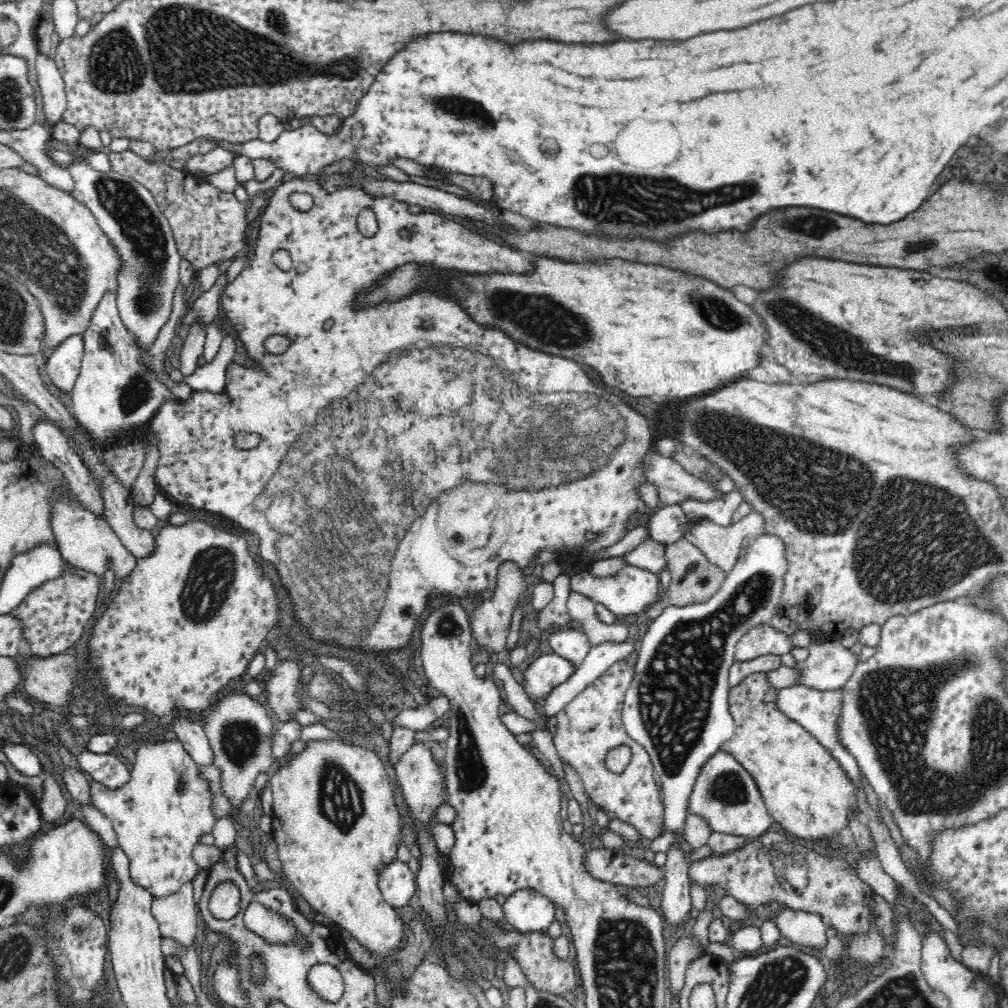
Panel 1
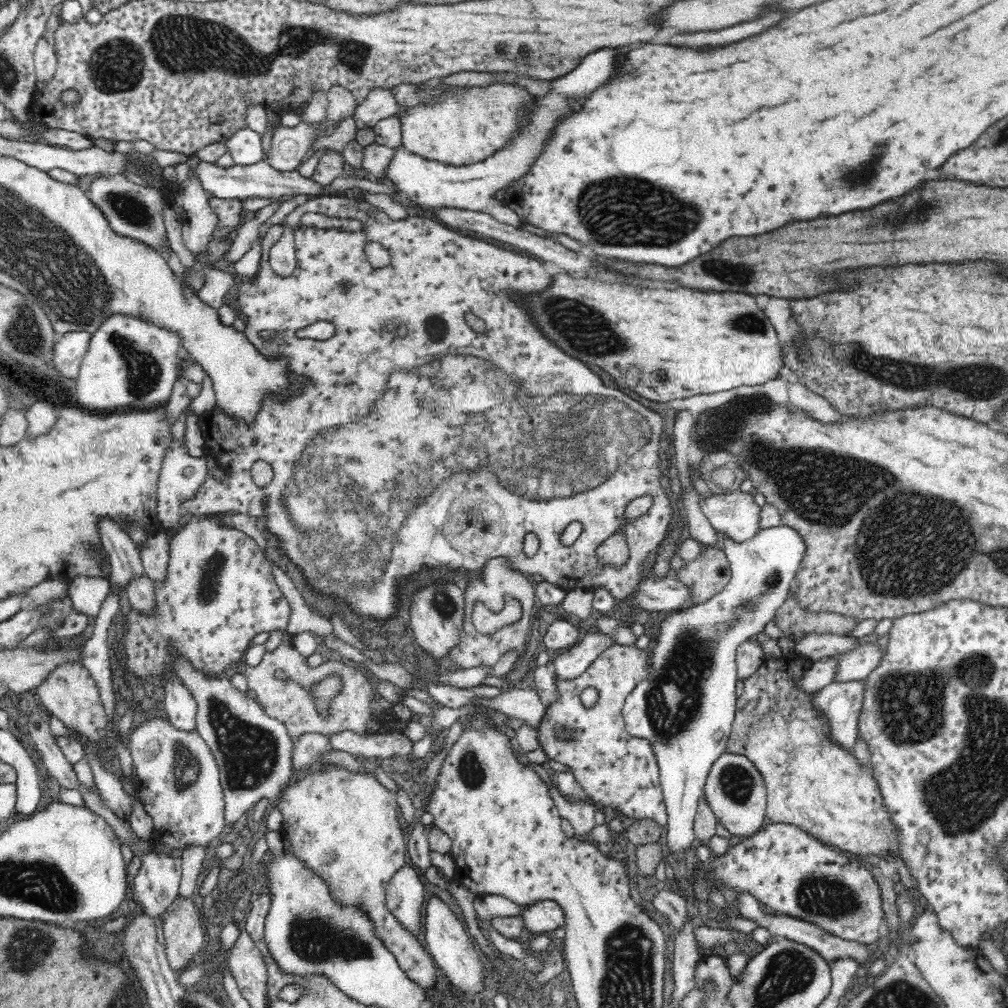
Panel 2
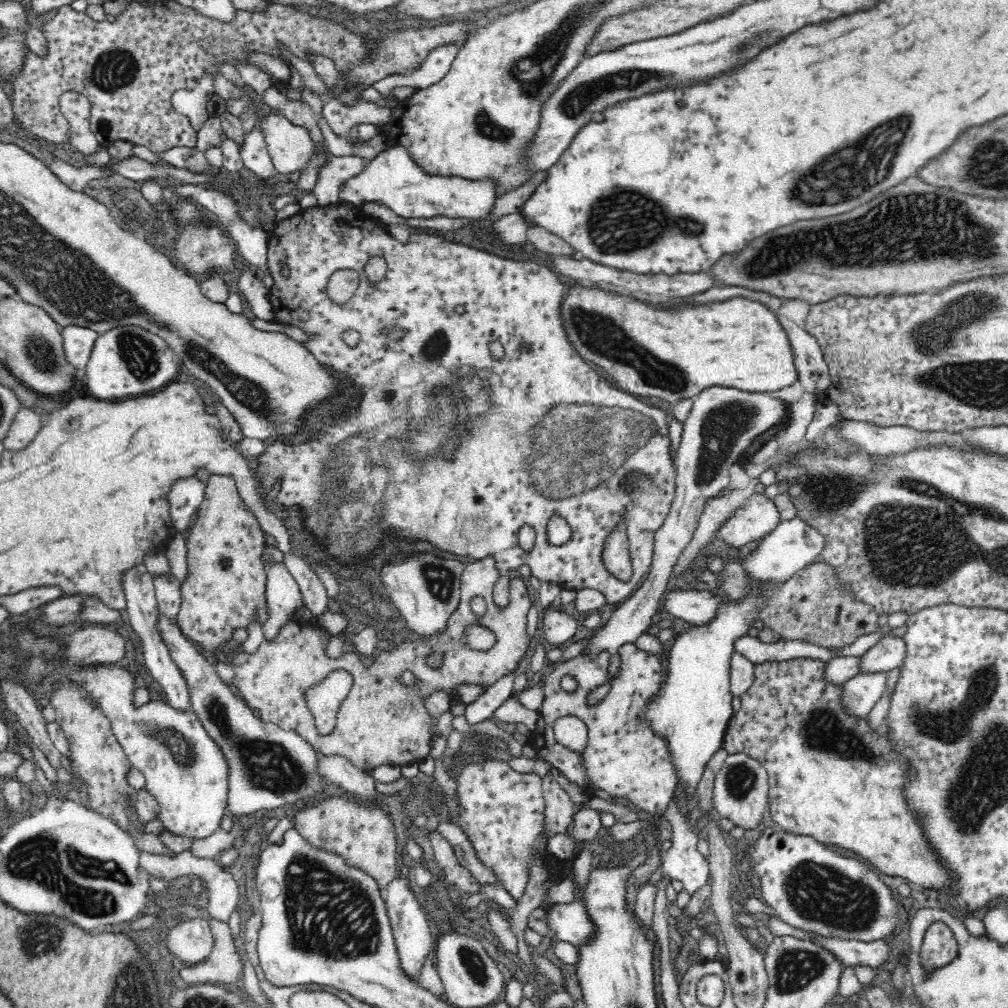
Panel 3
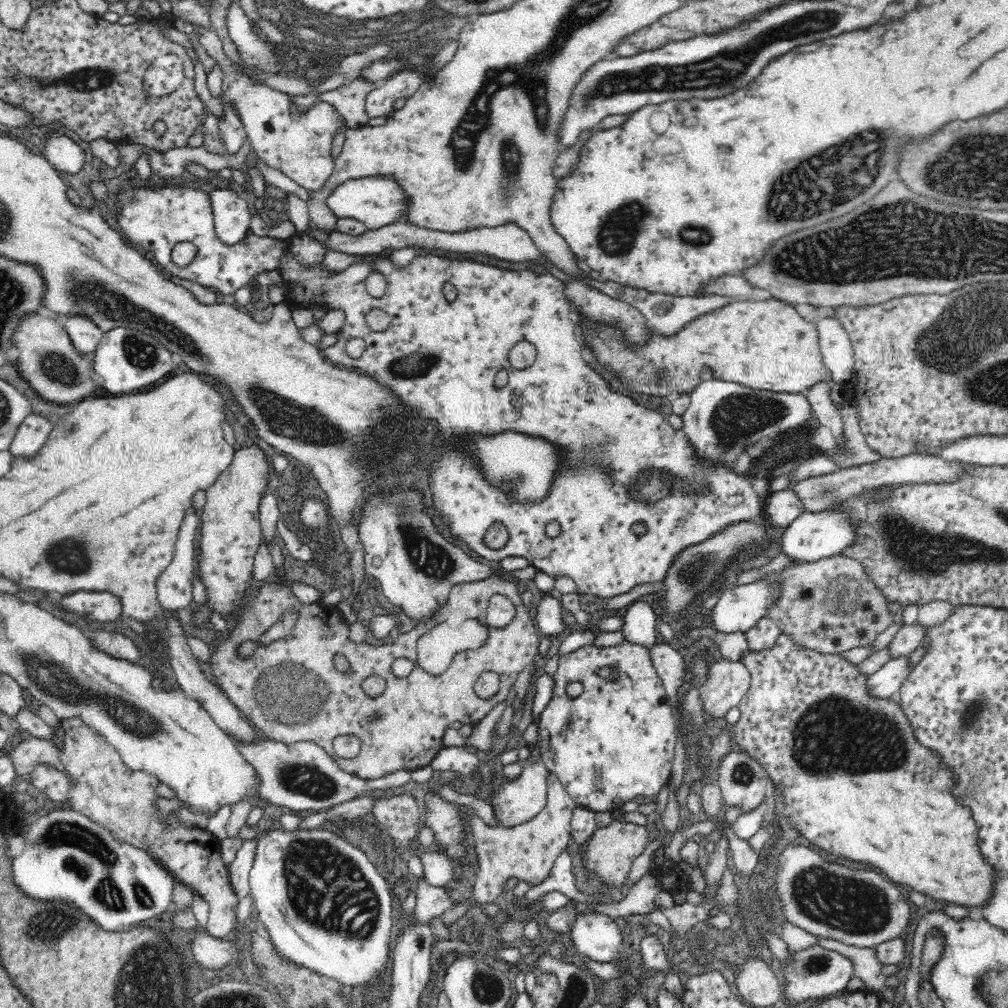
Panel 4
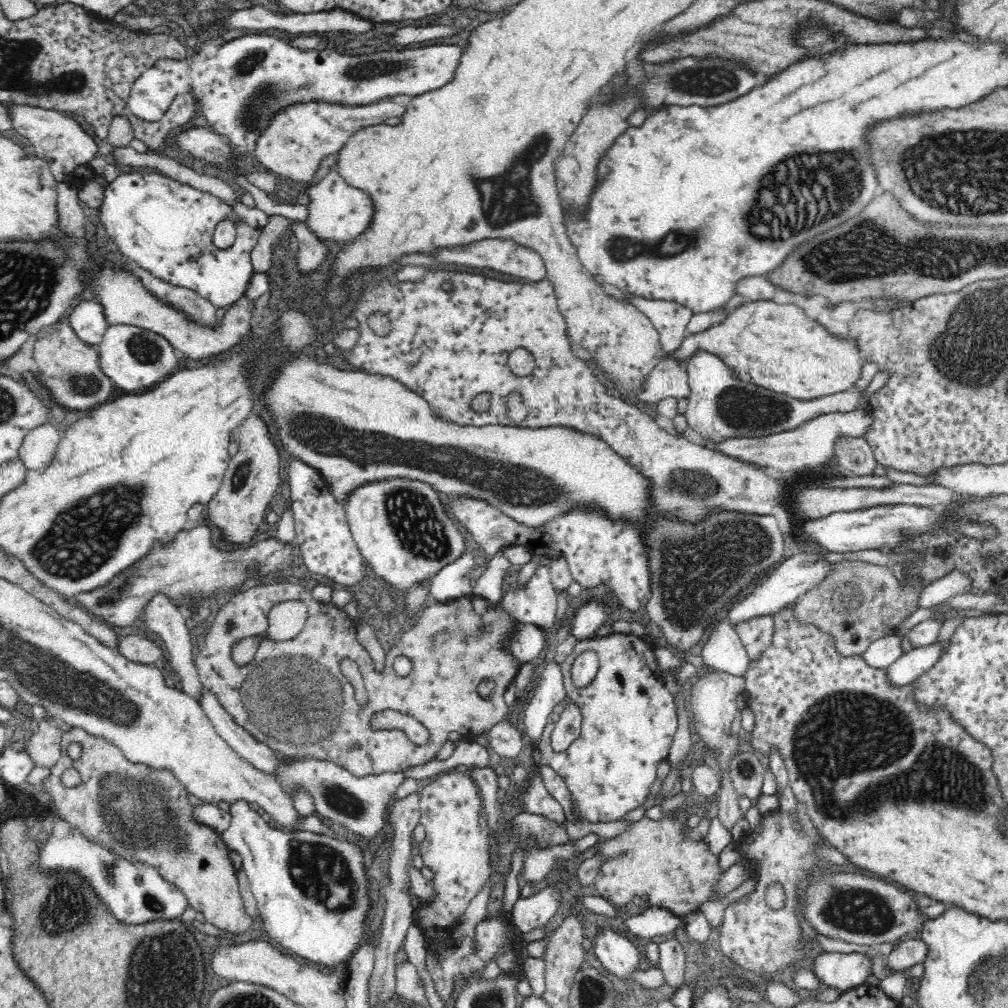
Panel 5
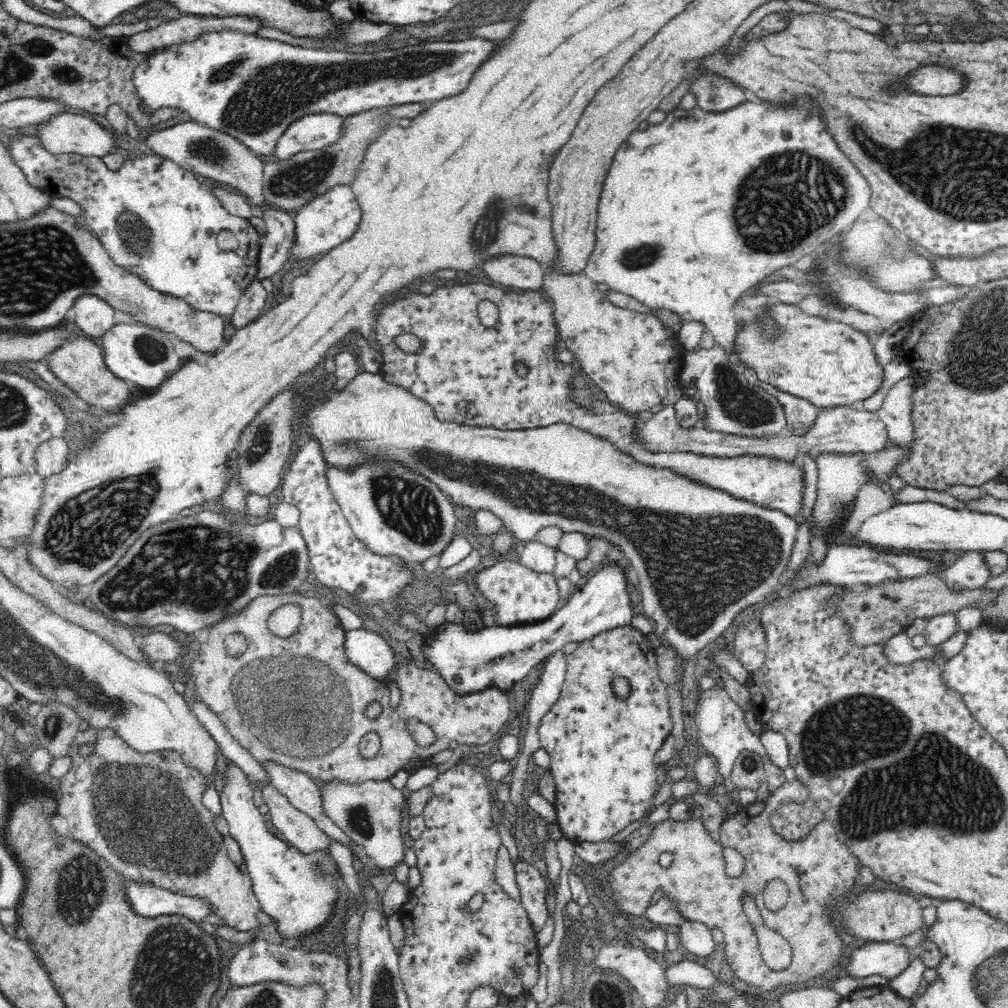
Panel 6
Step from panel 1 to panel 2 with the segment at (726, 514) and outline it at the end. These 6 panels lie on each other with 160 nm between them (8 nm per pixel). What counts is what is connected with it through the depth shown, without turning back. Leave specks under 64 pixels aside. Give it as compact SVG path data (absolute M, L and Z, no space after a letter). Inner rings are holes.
M784 524L763 528L754 538L740 544L723 536L723 543L732 571L730 582L724 591L705 603L697 604L692 610L670 612L659 622L648 680L634 688L622 710L626 731L635 738L646 738L653 743L668 813L666 842L673 860L681 863L695 840L694 819L700 798L705 794L707 776L714 762L725 753L735 721L739 698L736 696L737 648L755 634L764 632L766 624L792 592L802 558L806 556L806 539L793 526Z

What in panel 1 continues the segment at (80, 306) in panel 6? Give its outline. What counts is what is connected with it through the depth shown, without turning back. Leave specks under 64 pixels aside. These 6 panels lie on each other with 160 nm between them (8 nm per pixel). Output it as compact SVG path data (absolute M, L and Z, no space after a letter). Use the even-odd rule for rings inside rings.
M73 334L47 354L45 370L60 390L70 393L75 385L84 356L84 335Z

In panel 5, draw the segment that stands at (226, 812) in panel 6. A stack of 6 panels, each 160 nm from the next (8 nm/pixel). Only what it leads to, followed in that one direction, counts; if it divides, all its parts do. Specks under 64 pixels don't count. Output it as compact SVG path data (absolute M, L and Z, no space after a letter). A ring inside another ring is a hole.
M236 800L236 802L230 803L230 824L229 827L224 830L220 835L227 844L227 847L231 851L235 851L240 855L242 859L242 866L247 874L248 882L250 883L250 888L254 898L257 902L257 910L262 917L262 922L264 926L264 932L270 934L270 940L275 943L281 949L294 954L298 958L304 961L312 963L320 963L328 968L336 966L337 964L349 962L349 958L352 957L354 952L359 950L359 942L363 939L364 931L364 920L370 912L370 906L372 906L372 901L368 896L368 879L366 878L366 863L364 862L364 853L358 847L358 845L348 842L346 840L338 840L332 837L332 834L320 834L313 833L310 831L298 831L297 833L290 833L289 831L284 831L280 829L272 828L264 821L264 817L260 816L258 812L250 808L250 802L248 800Z

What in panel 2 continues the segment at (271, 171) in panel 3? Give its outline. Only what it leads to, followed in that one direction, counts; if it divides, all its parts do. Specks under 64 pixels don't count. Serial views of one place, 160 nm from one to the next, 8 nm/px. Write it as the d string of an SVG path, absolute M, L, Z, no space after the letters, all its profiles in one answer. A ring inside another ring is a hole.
M242 127L224 142L227 151L234 157L235 164L250 166L264 160L262 137L260 132Z

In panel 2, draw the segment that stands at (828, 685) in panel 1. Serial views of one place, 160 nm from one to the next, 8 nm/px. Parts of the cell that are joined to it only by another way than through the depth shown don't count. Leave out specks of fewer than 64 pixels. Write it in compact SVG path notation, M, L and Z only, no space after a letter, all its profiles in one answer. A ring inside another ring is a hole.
M874 642L850 650L850 653L838 657L840 665L837 682L868 679L882 665L886 656L886 648Z

